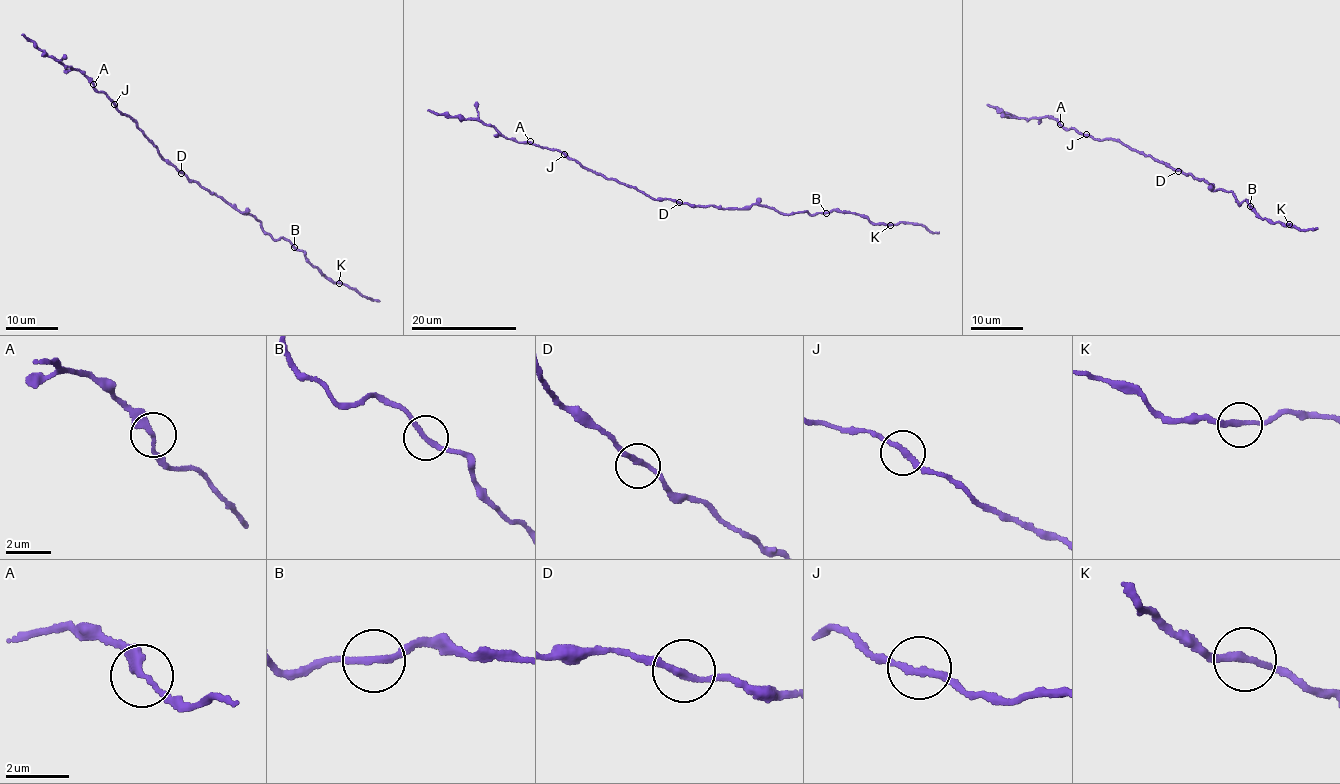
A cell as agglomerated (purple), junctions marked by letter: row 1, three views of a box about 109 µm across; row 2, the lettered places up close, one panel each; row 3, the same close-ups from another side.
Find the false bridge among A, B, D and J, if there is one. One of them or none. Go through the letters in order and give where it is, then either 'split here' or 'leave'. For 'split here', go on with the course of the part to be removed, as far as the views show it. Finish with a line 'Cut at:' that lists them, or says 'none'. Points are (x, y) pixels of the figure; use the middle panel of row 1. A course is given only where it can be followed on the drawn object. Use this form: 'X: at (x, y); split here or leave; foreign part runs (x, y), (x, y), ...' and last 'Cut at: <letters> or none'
A: at (530, 141); leave
B: at (826, 213); split here; foreign part runs (826, 212), (849, 212), (876, 224), (913, 223), (932, 232), (939, 231)
D: at (679, 202); leave
J: at (564, 154); leave
Cut at: B

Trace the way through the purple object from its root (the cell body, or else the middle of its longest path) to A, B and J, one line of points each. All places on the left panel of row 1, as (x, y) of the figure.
A: (181, 172), (163, 160), (155, 146), (137, 129), (135, 121), (116, 110), (103, 92), (94, 91), (93, 84)
B: (181, 172), (241, 213), (256, 216), (272, 237), (286, 238), (294, 248)
J: (181, 172), (163, 160), (155, 146), (137, 129), (135, 121), (116, 110), (114, 104)

